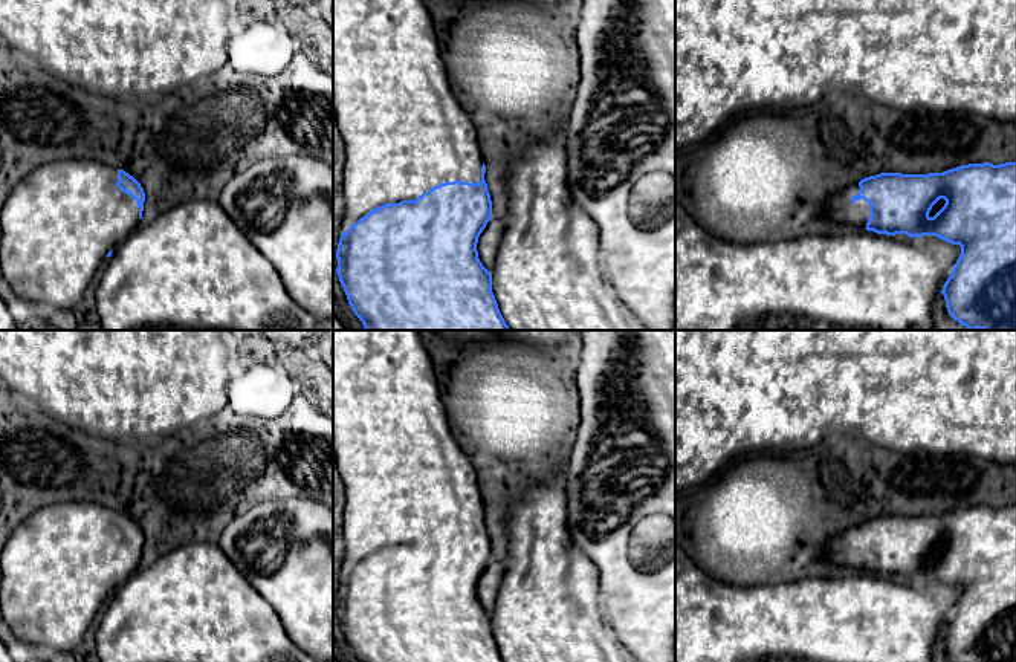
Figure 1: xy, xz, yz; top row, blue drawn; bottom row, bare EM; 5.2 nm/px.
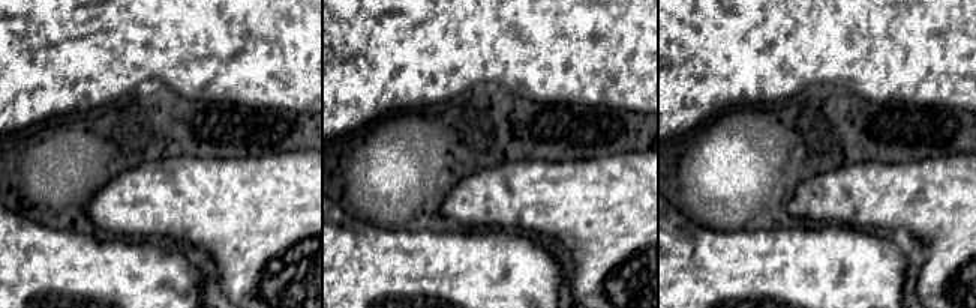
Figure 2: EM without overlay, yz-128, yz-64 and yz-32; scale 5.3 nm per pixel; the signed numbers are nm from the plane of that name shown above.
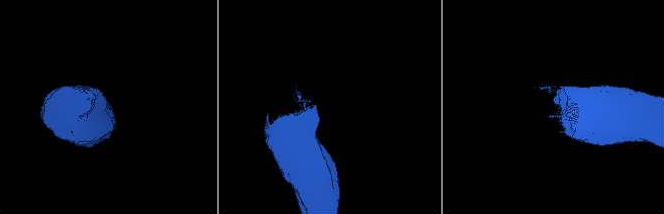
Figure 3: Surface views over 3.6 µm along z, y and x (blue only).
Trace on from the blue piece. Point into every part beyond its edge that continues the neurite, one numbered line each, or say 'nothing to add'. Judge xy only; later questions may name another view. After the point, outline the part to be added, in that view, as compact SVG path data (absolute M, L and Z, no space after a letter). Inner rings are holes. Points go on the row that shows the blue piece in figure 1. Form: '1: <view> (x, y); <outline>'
1: xy (58, 223); M63 159L40 165L24 176L11 191L9 197L0 209L2 240L0 240L0 272L11 287L20 295L43 303L49 310L76 310L84 298L95 272L110 251L115 251L127 235L130 235L139 223L138 200L130 194L122 193L118 187L118 168L95 159Z

